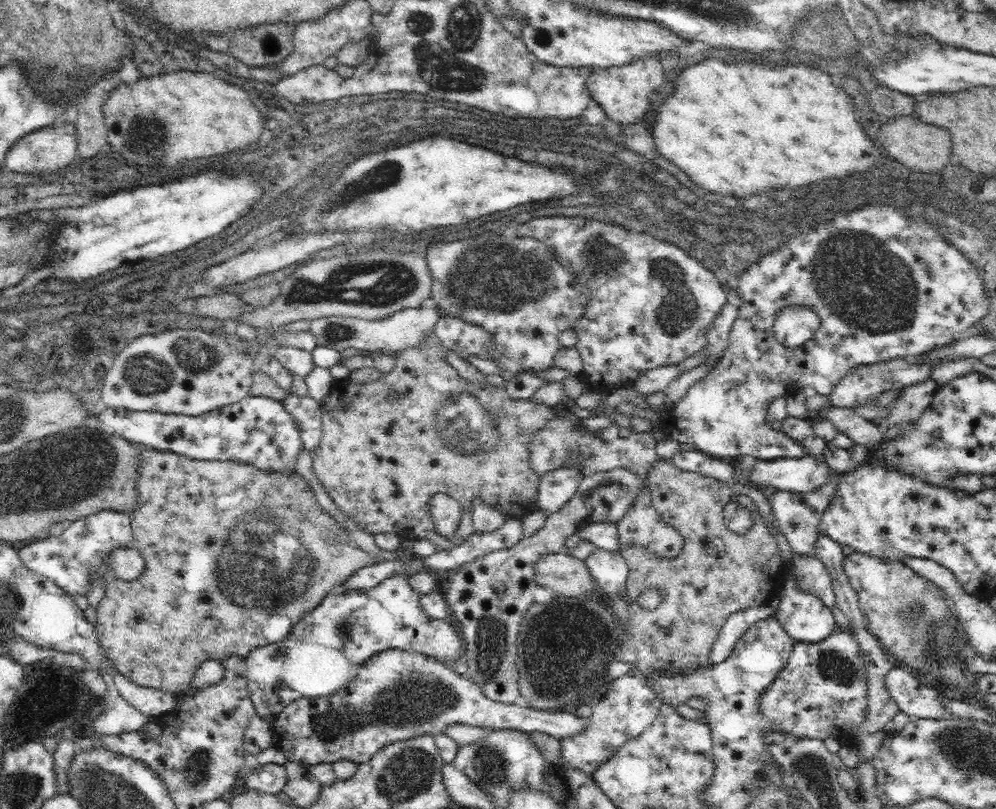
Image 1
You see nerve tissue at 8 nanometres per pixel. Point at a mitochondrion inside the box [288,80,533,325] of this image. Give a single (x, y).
(384, 171)

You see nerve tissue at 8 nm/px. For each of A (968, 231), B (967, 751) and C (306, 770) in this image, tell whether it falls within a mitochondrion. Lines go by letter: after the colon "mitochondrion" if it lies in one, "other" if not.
A: mitochondrion
B: mitochondrion
C: other

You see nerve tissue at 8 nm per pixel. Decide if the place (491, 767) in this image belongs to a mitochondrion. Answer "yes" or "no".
yes

